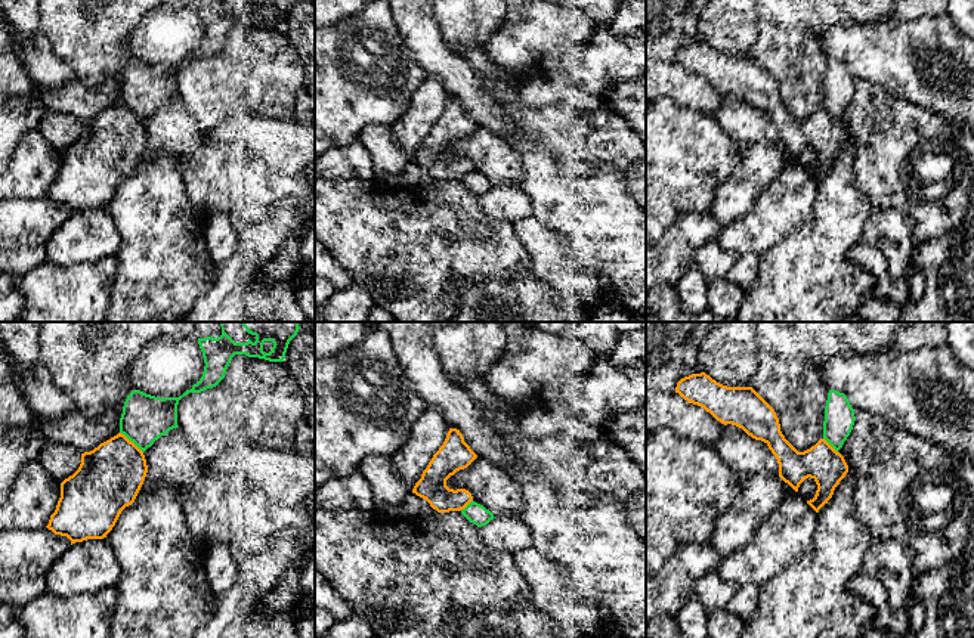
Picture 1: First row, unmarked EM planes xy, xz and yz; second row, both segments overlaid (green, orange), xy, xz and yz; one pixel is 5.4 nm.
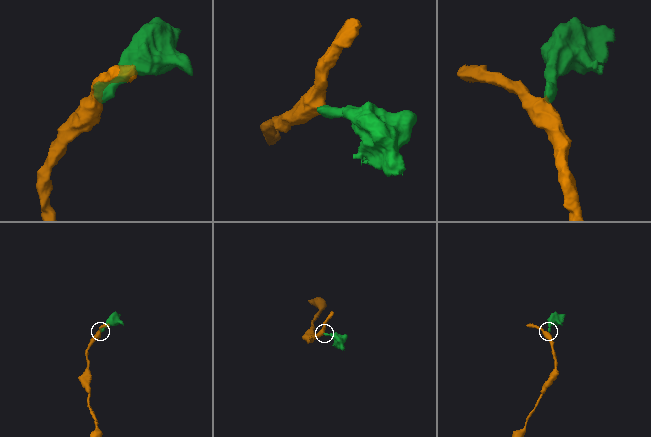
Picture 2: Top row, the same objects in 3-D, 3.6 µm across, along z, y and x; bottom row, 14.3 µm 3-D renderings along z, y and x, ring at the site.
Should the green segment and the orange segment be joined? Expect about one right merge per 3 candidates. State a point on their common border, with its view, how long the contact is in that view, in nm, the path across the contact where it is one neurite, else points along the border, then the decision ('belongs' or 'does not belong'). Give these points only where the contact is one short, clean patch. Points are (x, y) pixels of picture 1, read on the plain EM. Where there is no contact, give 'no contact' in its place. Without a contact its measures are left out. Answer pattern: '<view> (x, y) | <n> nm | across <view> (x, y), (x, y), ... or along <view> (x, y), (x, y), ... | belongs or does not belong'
xy (132, 110) | 170 nm | along xy (120, 101), (142, 121) | does not belong

